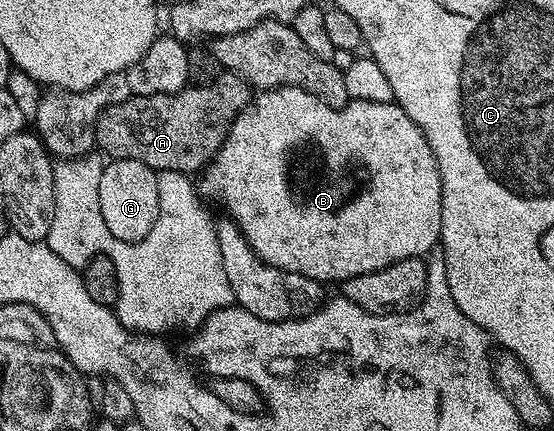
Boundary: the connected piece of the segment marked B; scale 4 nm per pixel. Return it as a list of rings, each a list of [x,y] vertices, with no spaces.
[[[271,89],[259,92],[234,118],[222,145],[212,157],[209,169],[210,181],[230,212],[229,220],[246,237],[246,242],[253,247],[255,253],[267,265],[274,265],[287,273],[311,277],[319,283],[341,283],[350,277],[383,269],[409,257],[422,257],[439,244],[442,235],[442,180],[438,174],[438,164],[420,127],[396,103],[351,100],[343,109],[333,109],[303,89]]]

